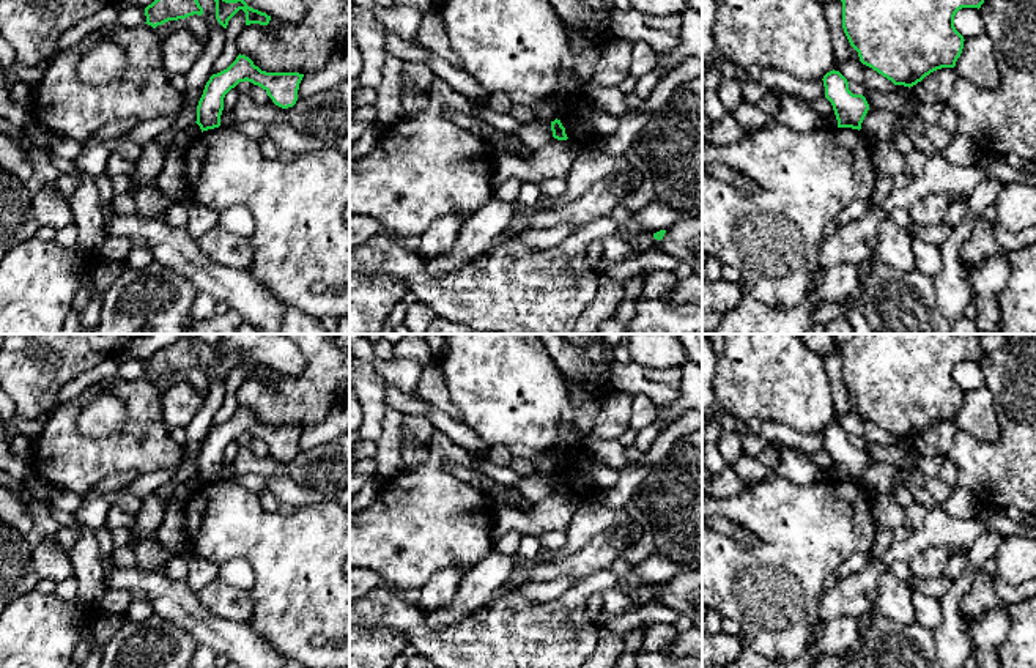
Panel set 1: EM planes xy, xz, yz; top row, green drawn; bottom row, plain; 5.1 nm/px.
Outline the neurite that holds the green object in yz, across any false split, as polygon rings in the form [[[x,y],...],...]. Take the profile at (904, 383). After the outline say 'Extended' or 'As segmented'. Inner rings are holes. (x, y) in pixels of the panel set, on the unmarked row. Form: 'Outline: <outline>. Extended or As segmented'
Outline: [[[852,334],[841,345],[842,381],[860,414],[894,438],[913,440],[931,425],[954,421],[964,402],[964,389],[954,380],[954,369],[962,361],[981,361],[979,334]]]. As segmented

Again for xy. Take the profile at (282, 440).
Outline: [[[239,406],[227,422],[213,427],[206,435],[197,458],[195,476],[202,485],[219,481],[225,447],[246,433],[261,440],[276,458],[282,462],[293,460],[298,454],[302,430],[304,427],[299,425],[261,424],[249,410]]]. As segmented

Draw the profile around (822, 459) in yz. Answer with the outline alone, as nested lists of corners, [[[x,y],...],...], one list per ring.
[[[823,449],[819,452],[805,454],[808,458],[811,458],[819,469],[822,471],[822,476],[825,477],[834,466],[831,455]]]

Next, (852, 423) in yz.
[[[852,410],[845,414],[834,416],[834,419],[847,435],[858,435],[863,443],[874,441],[883,446],[896,443],[891,433]]]

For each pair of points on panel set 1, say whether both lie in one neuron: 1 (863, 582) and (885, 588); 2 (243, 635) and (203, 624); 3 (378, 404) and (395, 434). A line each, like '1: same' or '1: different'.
1: different
2: same
3: different

